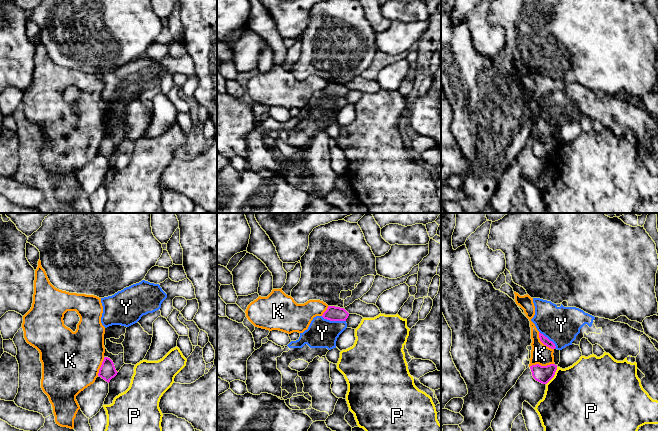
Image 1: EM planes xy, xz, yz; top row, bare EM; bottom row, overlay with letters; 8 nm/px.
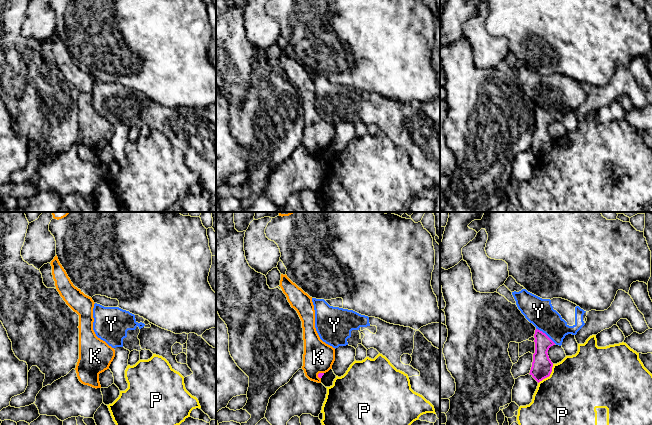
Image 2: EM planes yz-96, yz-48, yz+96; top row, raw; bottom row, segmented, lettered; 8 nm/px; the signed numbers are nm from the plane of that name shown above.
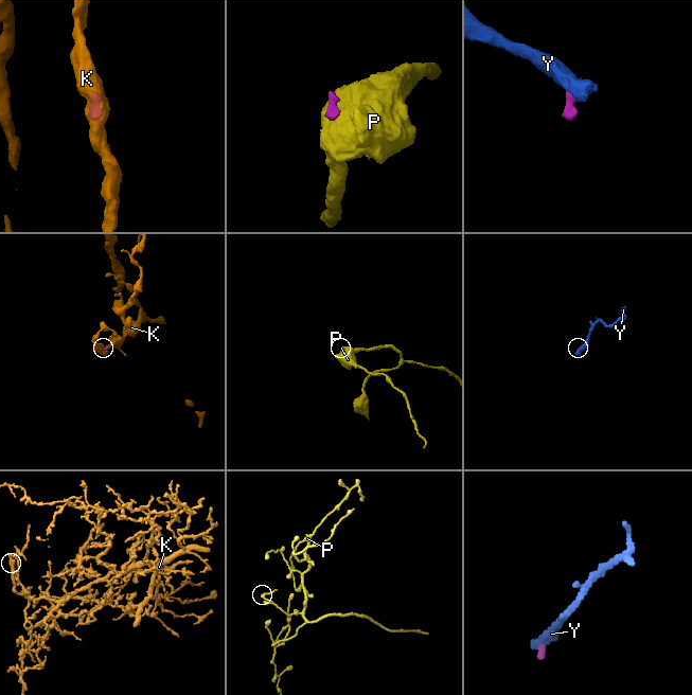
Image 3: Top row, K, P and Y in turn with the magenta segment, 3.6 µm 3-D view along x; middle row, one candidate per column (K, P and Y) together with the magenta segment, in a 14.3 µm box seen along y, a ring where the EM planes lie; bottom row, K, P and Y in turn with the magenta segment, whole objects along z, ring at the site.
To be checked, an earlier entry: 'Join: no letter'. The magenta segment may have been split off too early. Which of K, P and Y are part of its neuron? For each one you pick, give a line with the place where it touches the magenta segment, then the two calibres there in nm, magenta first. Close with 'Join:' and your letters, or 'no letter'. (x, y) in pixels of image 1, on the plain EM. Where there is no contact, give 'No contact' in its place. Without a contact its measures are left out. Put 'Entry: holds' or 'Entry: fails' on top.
Entry: fails
Y: Touches magenta at xz (333, 96). Thickness 120 nm (magenta) against 240 nm
Join: Y

